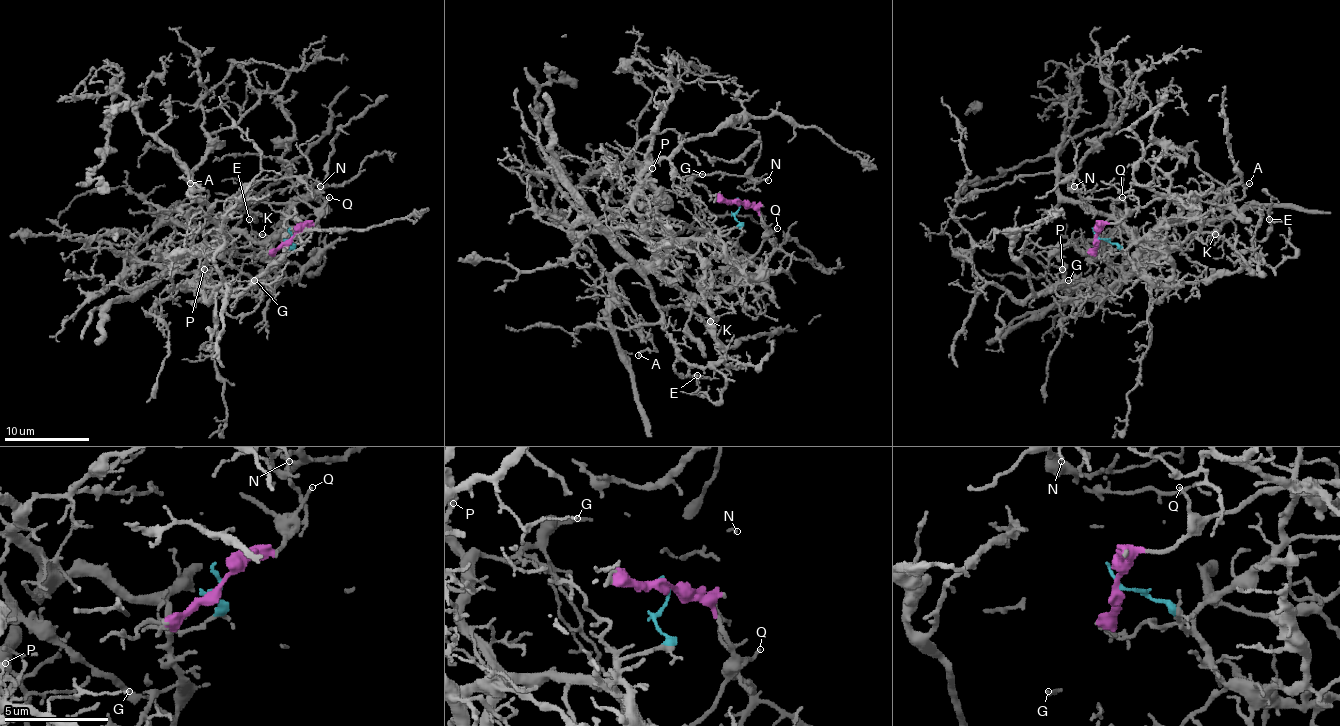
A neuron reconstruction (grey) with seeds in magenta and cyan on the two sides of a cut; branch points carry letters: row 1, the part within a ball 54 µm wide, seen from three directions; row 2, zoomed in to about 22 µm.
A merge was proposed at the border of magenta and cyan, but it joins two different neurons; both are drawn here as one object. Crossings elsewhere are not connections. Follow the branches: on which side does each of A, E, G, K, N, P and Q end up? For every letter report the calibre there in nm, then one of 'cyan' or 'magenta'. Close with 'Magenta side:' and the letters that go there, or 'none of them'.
A: 180 nm | cyan
E: 70 nm | cyan
G: 100 nm | cyan
K: 180 nm | cyan
N: 120 nm | cyan
P: 170 nm | cyan
Q: 130 nm | magenta
Magenta side: Q

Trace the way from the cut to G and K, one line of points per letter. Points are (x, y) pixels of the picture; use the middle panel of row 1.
G: (739, 204), (731, 229), (677, 240), (660, 261), (632, 193), (662, 159), (682, 176), (703, 174)
K: (739, 204), (735, 219), (739, 223), (699, 244), (701, 259), (709, 270), (709, 285), (733, 310), (709, 321)

